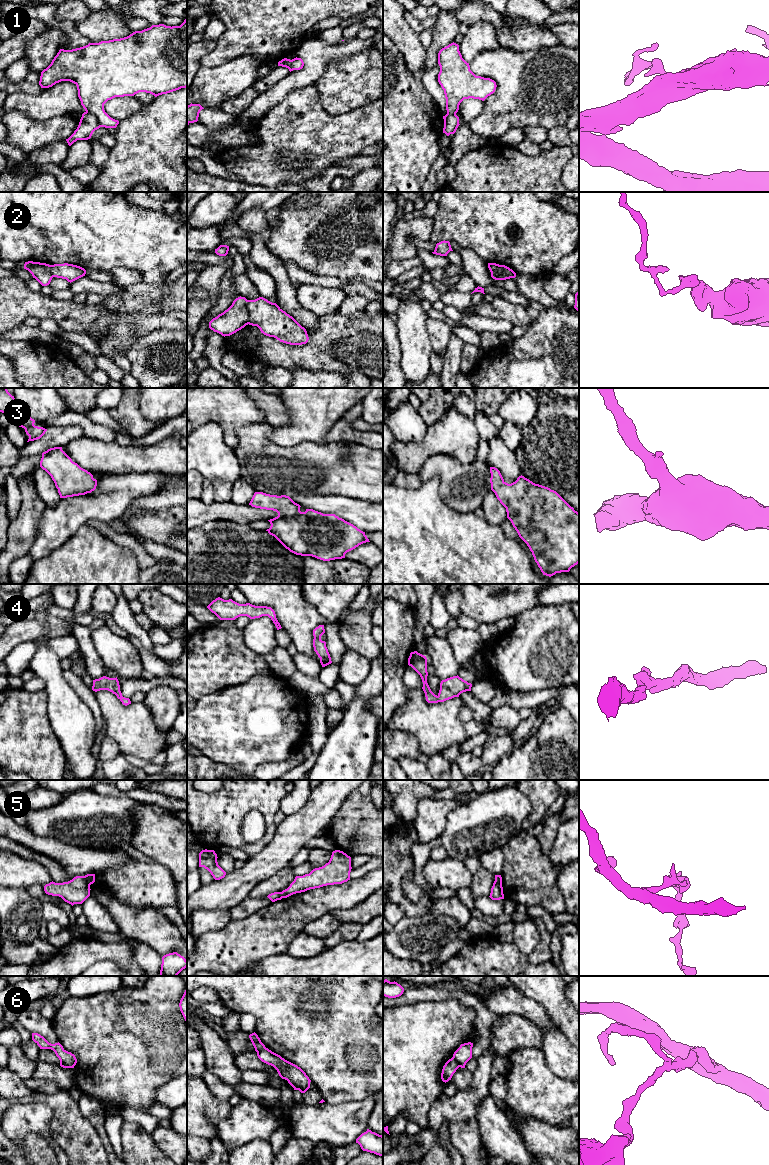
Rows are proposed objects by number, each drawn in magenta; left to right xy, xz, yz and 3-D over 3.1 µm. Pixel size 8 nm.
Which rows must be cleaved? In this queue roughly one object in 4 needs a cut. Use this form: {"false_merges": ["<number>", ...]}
{"false_merges": ["1", "2", "5", "6"]}

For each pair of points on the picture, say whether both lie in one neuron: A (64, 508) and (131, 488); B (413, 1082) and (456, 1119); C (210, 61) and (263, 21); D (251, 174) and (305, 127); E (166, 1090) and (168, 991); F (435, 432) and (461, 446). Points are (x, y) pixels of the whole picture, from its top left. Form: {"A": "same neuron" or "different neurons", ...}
{"A": "same neuron", "B": "different neurons", "C": "same neuron", "D": "same neuron", "E": "different neurons", "F": "same neuron"}

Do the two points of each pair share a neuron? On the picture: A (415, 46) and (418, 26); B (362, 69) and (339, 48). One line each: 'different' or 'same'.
A: different
B: different

